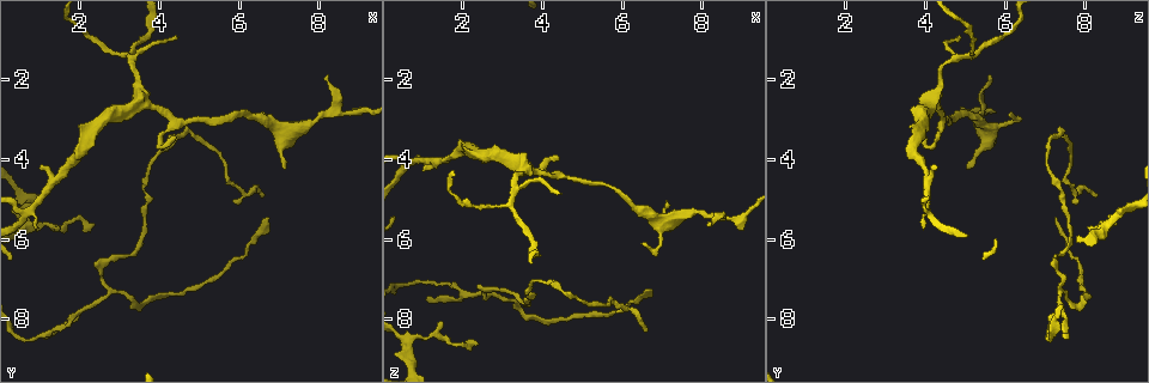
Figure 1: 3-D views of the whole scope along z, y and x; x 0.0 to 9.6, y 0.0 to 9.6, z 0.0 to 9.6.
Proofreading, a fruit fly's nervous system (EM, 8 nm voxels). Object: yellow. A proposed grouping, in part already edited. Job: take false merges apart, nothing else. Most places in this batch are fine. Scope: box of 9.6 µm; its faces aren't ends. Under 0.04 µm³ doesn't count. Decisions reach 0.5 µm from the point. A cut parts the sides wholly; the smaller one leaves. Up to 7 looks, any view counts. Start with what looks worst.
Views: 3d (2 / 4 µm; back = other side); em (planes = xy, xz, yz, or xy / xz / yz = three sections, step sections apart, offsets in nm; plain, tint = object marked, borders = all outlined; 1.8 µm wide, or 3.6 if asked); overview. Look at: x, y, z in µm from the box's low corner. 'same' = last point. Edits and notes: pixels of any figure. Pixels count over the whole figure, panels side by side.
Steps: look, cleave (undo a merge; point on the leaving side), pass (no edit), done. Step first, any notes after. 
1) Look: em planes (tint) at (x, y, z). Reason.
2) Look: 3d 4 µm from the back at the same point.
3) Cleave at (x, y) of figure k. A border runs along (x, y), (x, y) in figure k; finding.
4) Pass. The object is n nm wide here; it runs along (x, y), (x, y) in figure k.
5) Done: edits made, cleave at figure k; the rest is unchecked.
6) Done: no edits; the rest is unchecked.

Look: 3d 4 µm from the back at (6.55, 3.00, 5.30). Calibre changes.

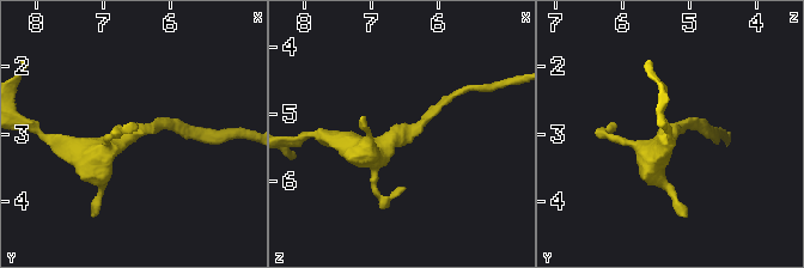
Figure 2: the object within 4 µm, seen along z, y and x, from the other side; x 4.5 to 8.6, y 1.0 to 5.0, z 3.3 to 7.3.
Look: em 3.6 µm planes (tint) at (6.55, 3.05, 5.30). Shape alone is not enough.

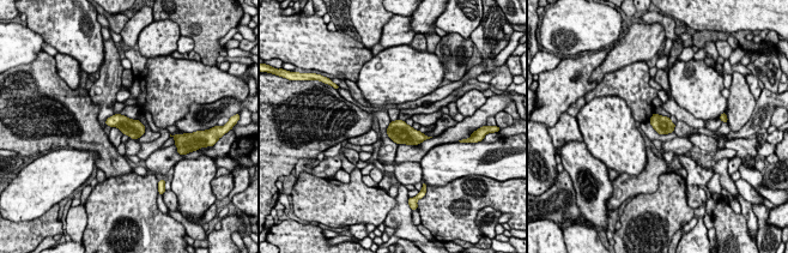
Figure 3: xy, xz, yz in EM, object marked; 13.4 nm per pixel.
Pass. One neuron here.

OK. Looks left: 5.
Look: em planes (tint) at (0.70, 5.25, 4.00).

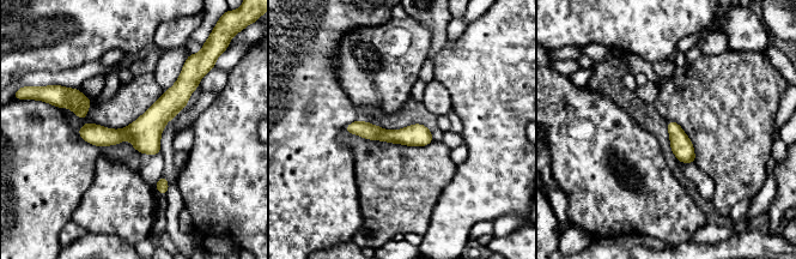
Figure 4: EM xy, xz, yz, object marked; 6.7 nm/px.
Pass. The object is 140 nm wide here; it runs along (189, 85), (140, 133), (81, 132) in figure 4; one neuron here.

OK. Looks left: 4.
Look: em xy step 16 (tint) at (3.45, 7.75, 7.90). Sharp bend.

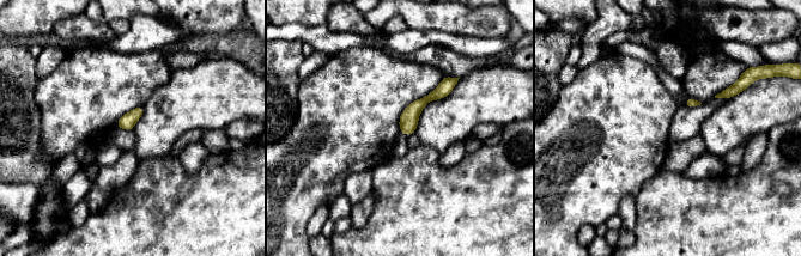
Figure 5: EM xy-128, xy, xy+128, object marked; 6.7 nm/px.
Look: em planes (tint) at the same point.

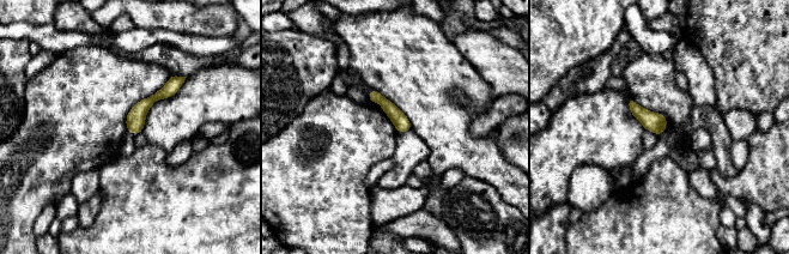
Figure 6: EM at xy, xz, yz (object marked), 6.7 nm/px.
Pass. It runs along (181, 79), (152, 98), (129, 128) in figure 6; all the same neuron.

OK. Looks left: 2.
Done: no edits; the rest is unchecked.

